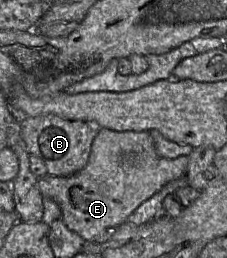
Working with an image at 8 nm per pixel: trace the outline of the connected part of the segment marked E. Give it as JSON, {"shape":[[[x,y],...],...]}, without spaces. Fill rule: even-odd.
{"shape":[[[101,128],[82,170],[67,177],[46,175],[39,178],[37,184],[43,198],[50,198],[59,205],[67,228],[85,241],[93,241],[108,229],[125,223],[143,202],[166,184],[186,176],[187,165],[188,156],[175,159],[159,157],[148,131]]]}

